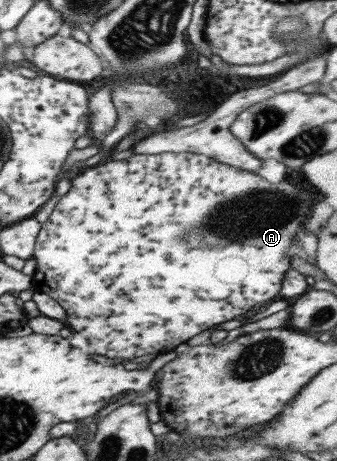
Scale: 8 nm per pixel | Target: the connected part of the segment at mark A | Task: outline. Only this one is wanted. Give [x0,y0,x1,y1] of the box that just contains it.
[31,153,314,364]

